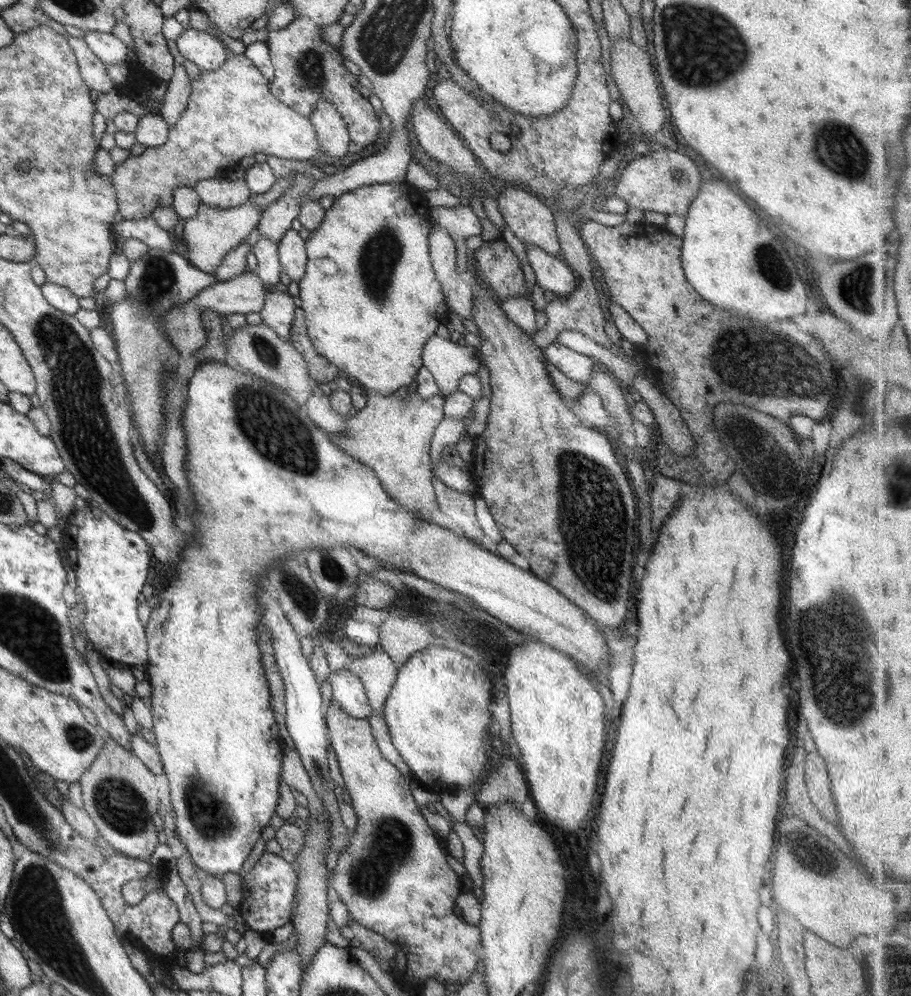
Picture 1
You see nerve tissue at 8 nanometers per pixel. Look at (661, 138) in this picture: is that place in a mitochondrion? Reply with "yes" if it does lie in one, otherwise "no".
no

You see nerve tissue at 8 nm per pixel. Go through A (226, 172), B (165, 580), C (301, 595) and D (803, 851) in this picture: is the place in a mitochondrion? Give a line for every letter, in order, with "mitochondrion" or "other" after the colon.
A: other
B: other
C: mitochondrion
D: mitochondrion

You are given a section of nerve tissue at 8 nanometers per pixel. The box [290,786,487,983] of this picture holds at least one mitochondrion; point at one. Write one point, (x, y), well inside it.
(391, 843)

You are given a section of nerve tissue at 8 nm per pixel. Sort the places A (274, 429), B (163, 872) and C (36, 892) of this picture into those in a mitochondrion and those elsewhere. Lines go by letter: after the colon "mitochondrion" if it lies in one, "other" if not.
A: mitochondrion
B: mitochondrion
C: mitochondrion

